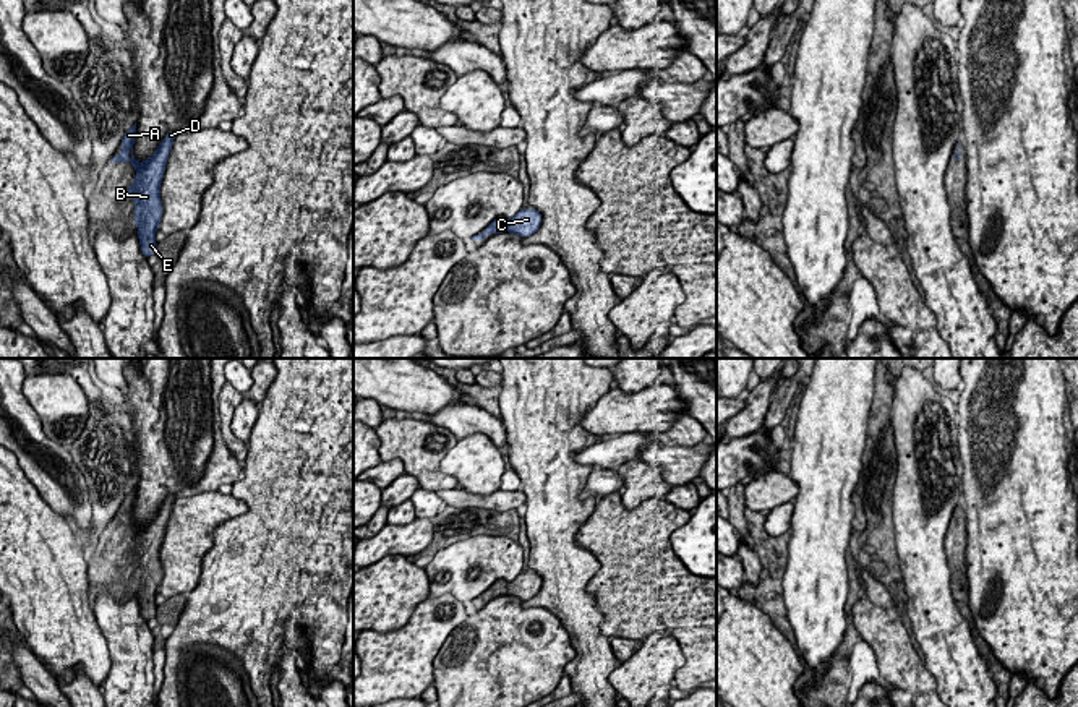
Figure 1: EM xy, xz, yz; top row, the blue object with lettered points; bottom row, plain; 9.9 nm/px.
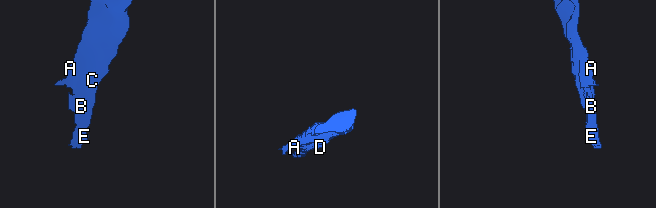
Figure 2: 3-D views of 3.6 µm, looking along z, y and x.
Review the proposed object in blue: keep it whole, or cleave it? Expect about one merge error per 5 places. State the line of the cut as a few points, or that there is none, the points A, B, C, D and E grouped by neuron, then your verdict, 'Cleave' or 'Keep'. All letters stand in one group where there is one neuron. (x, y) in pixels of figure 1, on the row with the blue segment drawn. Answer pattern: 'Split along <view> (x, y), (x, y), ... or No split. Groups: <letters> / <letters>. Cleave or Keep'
No split. Groups: A B C D E. Keep

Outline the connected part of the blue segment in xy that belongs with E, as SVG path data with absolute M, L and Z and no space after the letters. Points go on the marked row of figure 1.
M136 123L125 133L120 146L122 151L113 154L109 164L131 164L136 170L135 183L128 183L128 199L135 199L135 224L138 225L138 238L144 258L156 255L157 243L154 240L162 217L160 183L165 172L167 159L177 131L169 131L157 146L156 154L144 162L138 162L133 156L136 136Z

